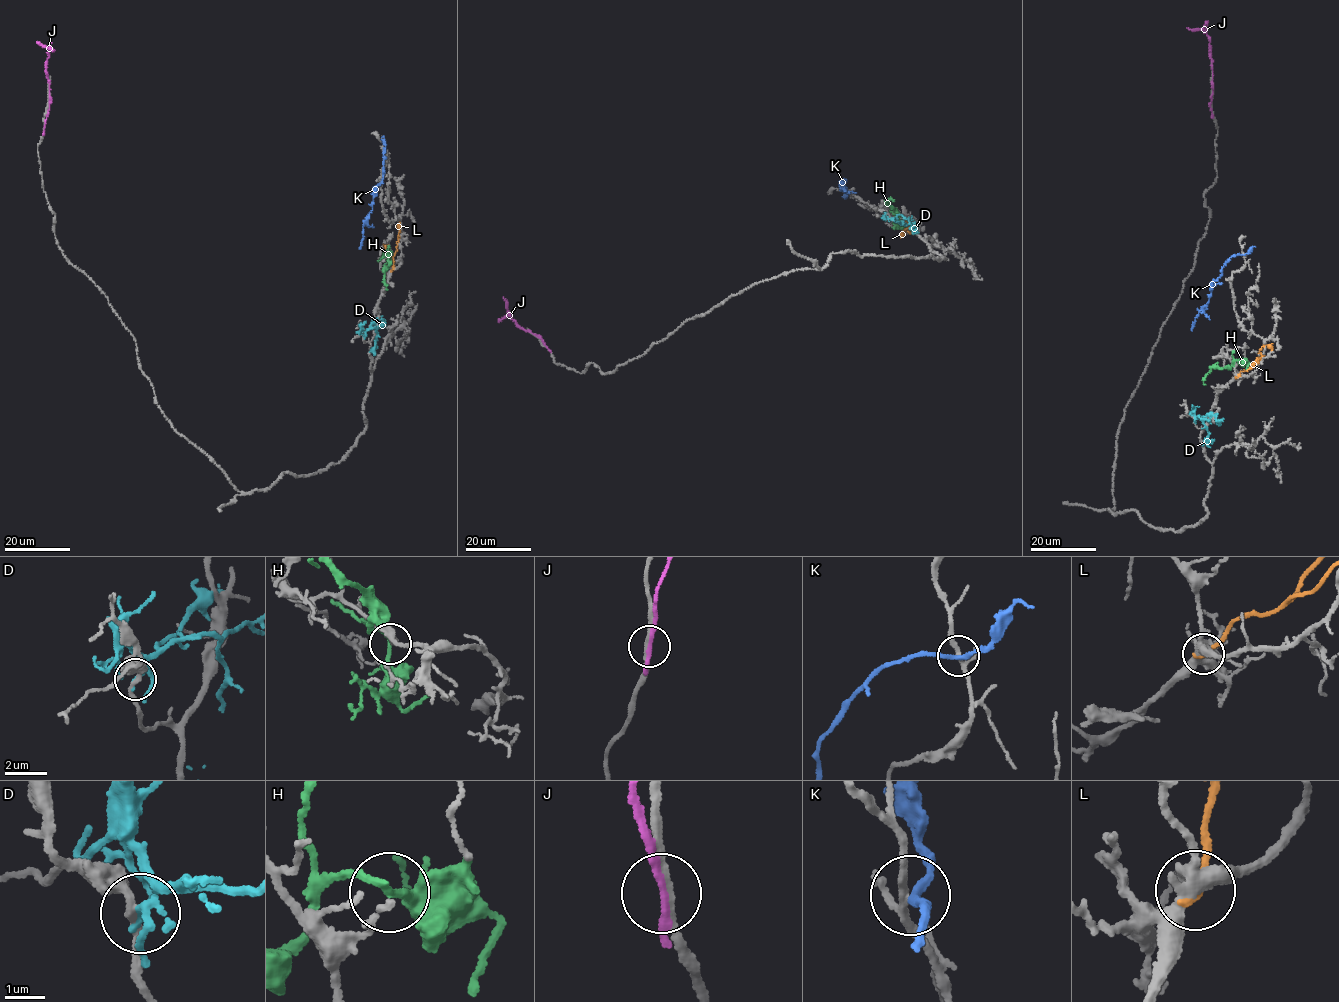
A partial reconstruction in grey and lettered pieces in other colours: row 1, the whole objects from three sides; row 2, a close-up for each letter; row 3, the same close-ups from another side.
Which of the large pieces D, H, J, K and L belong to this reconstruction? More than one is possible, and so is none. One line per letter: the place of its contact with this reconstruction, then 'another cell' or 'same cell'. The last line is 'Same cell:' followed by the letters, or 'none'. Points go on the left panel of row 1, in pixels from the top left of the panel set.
D: meets grey at (363, 334); another cell
H: meets grey at (391, 253); another cell
J: meets grey at (44, 130); another cell
K: meets grey at (383, 148); another cell
L: meets grey at (392, 270); another cell
Same cell: none

